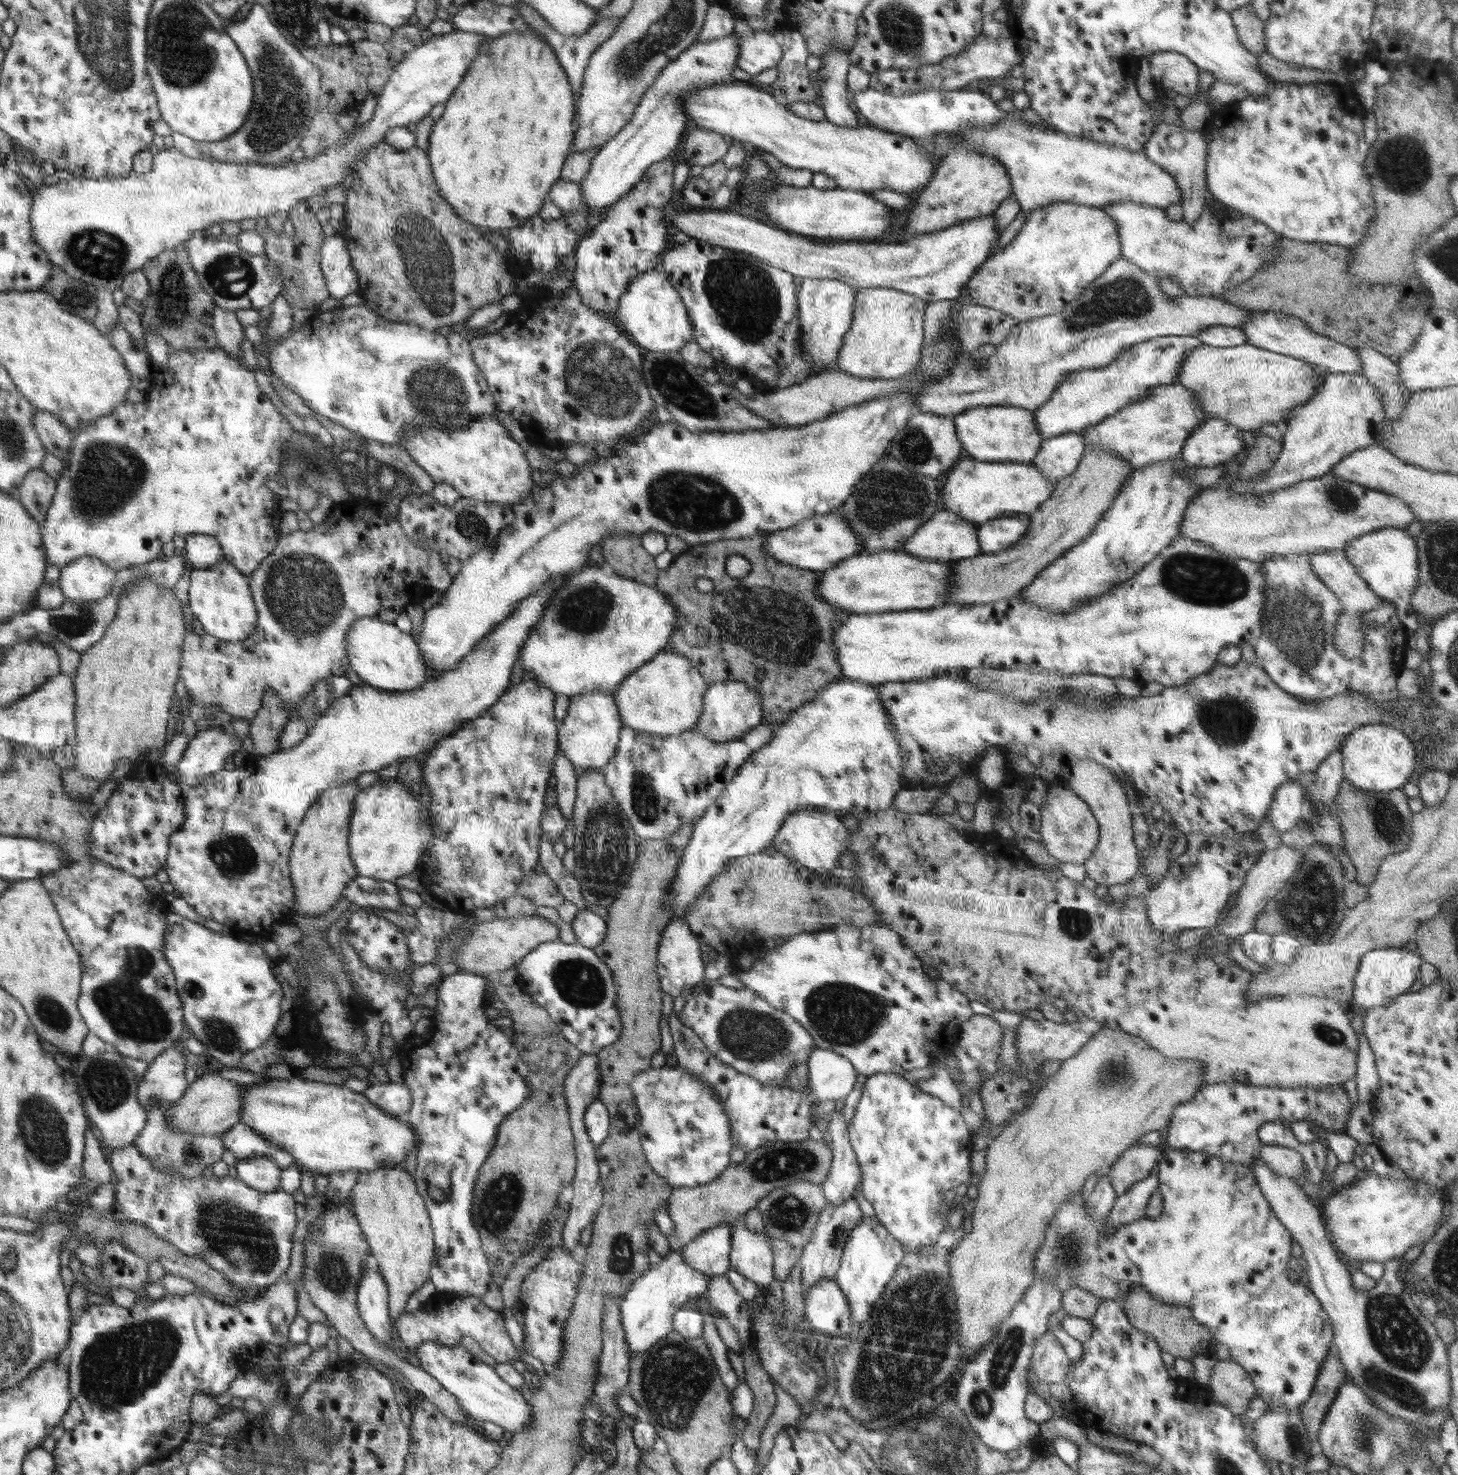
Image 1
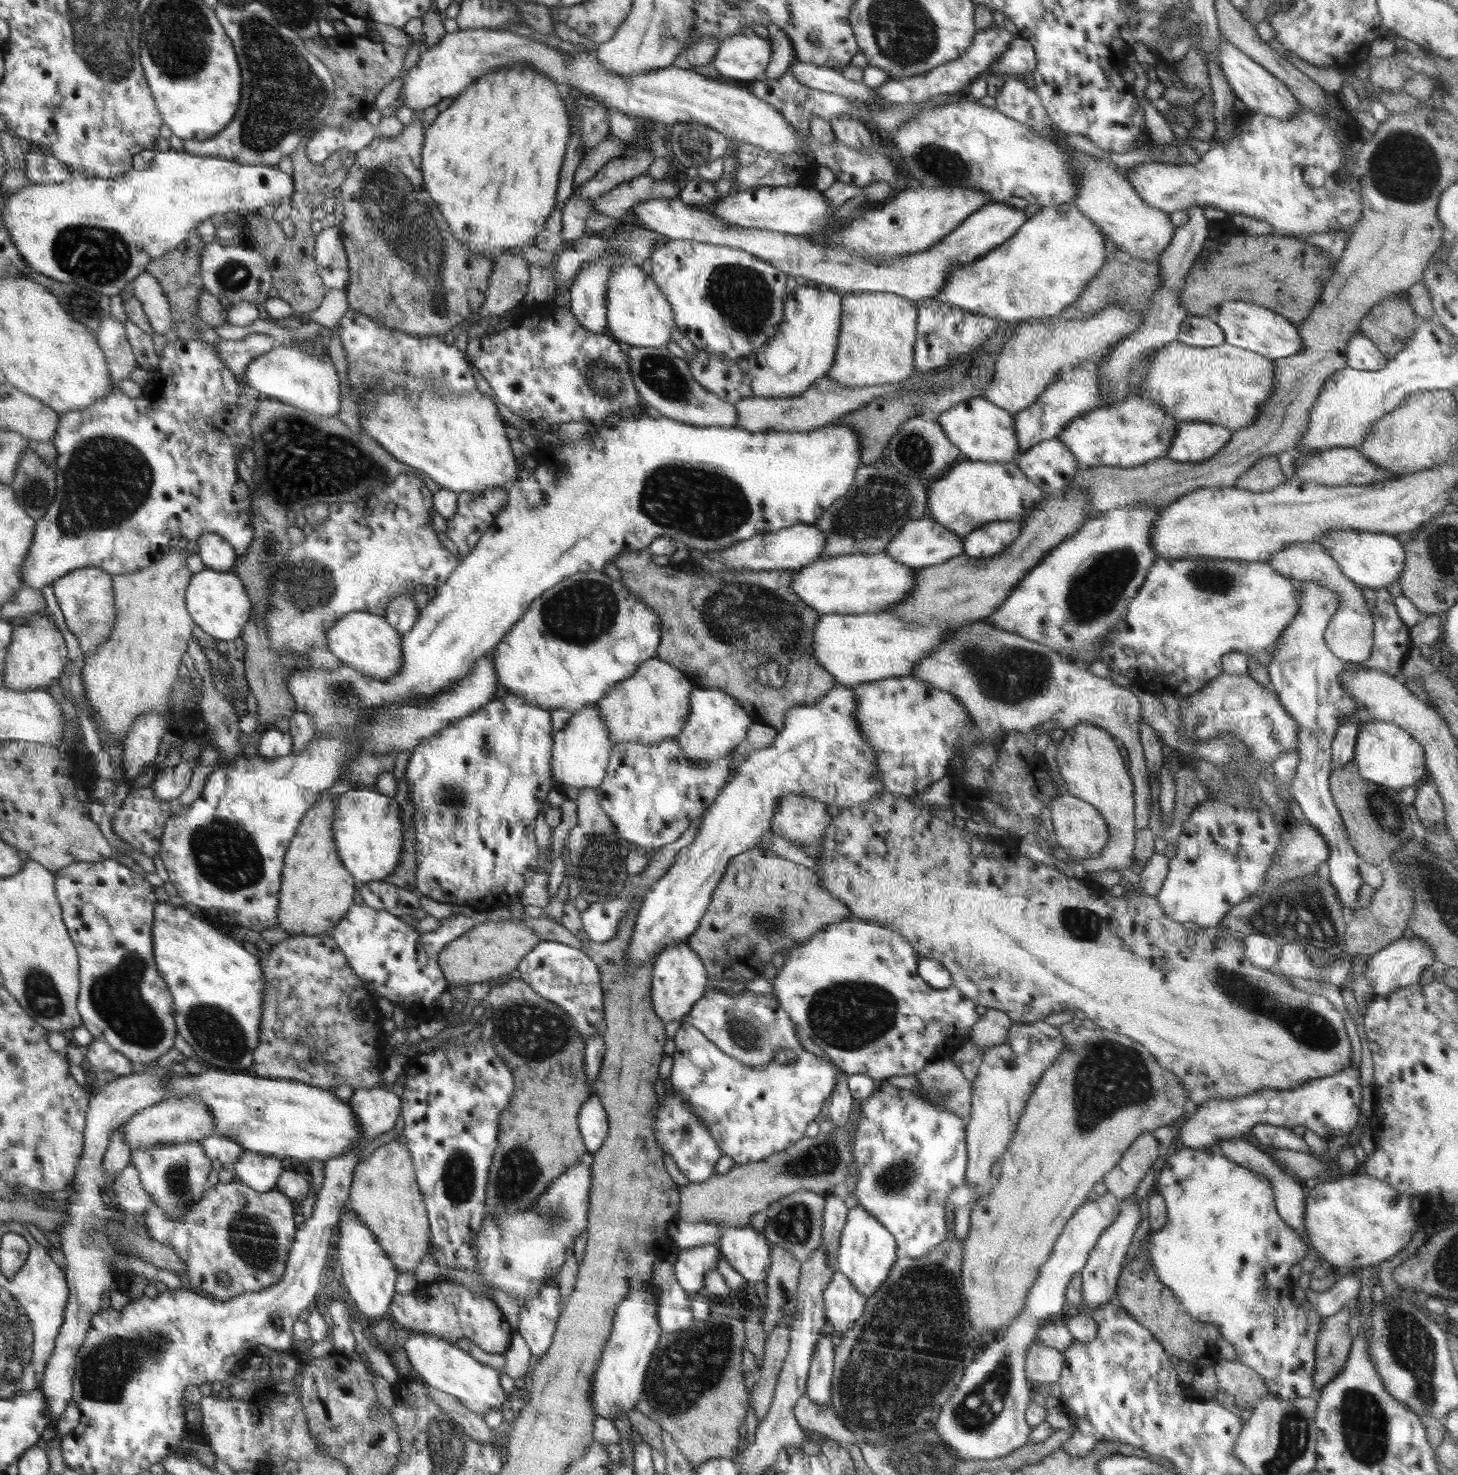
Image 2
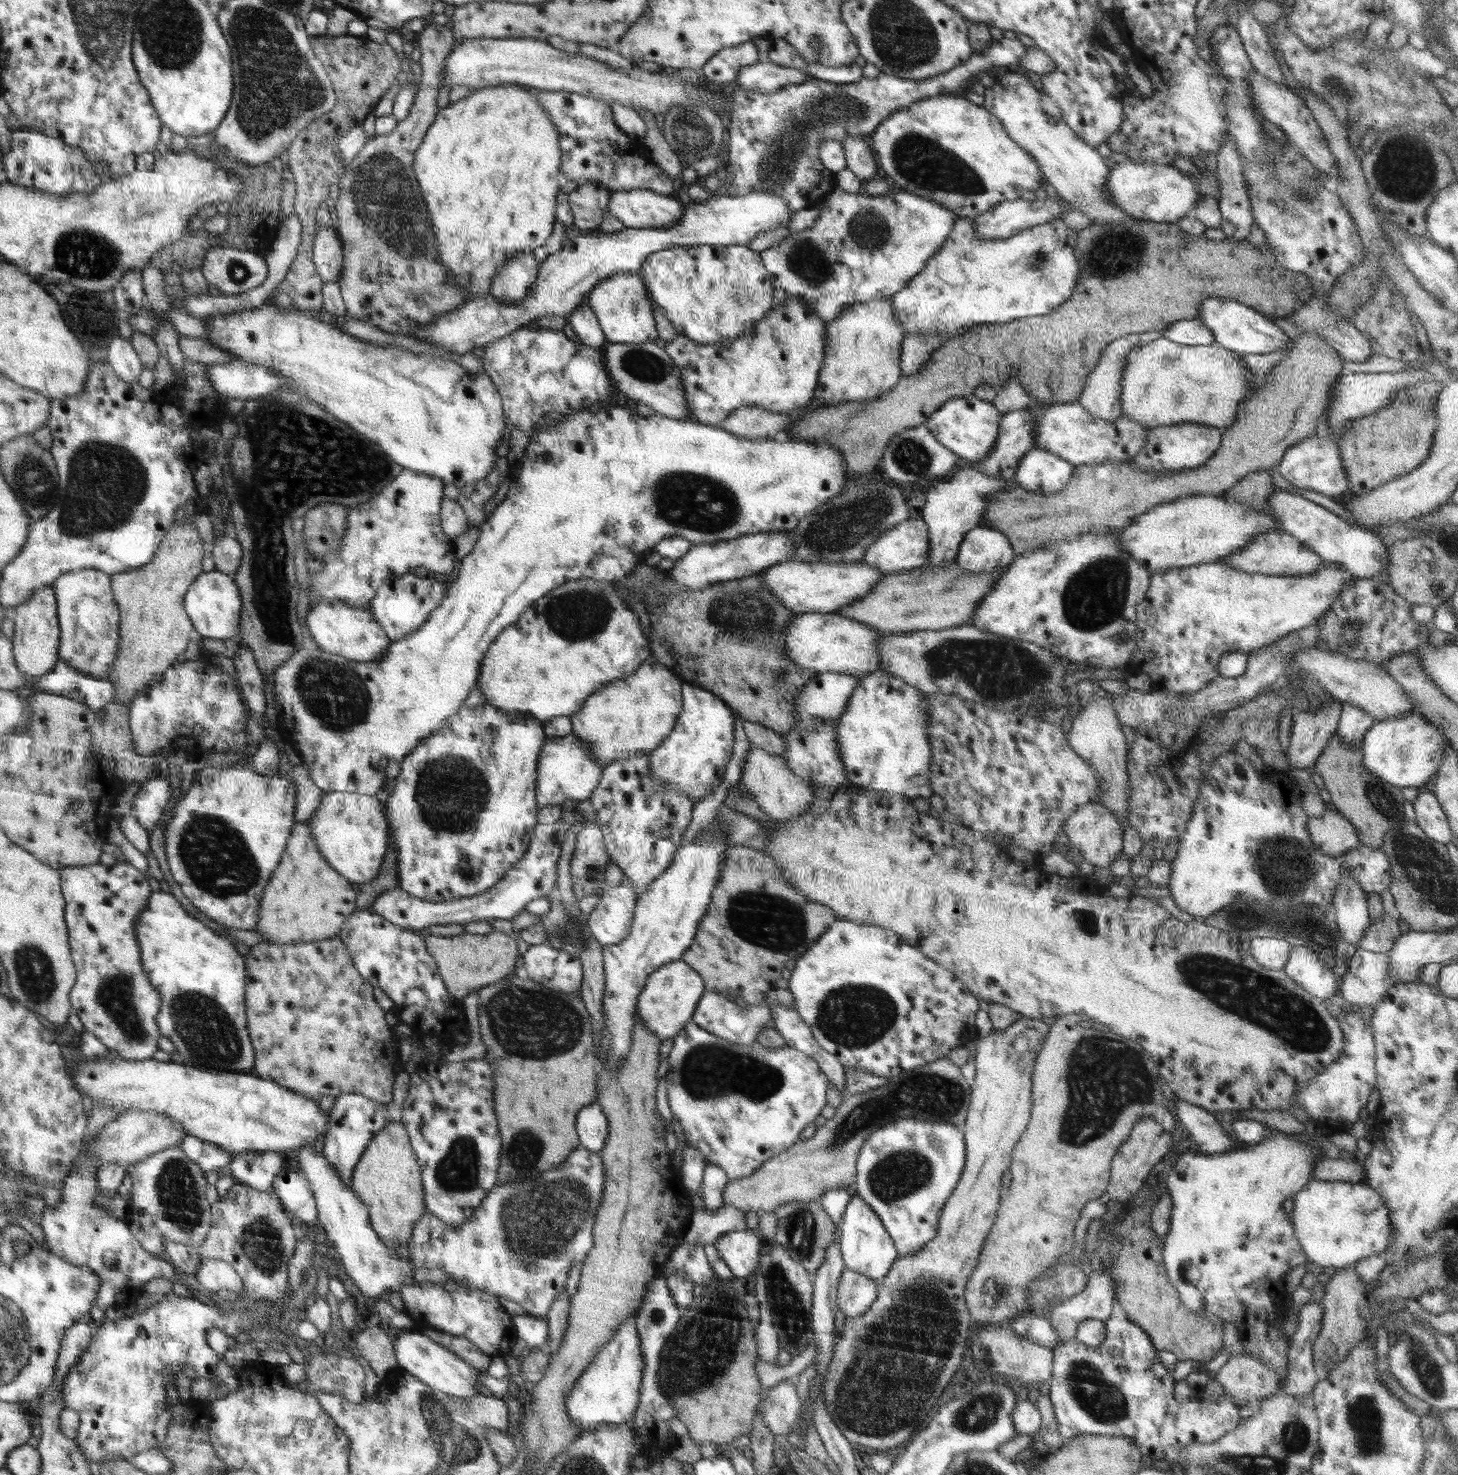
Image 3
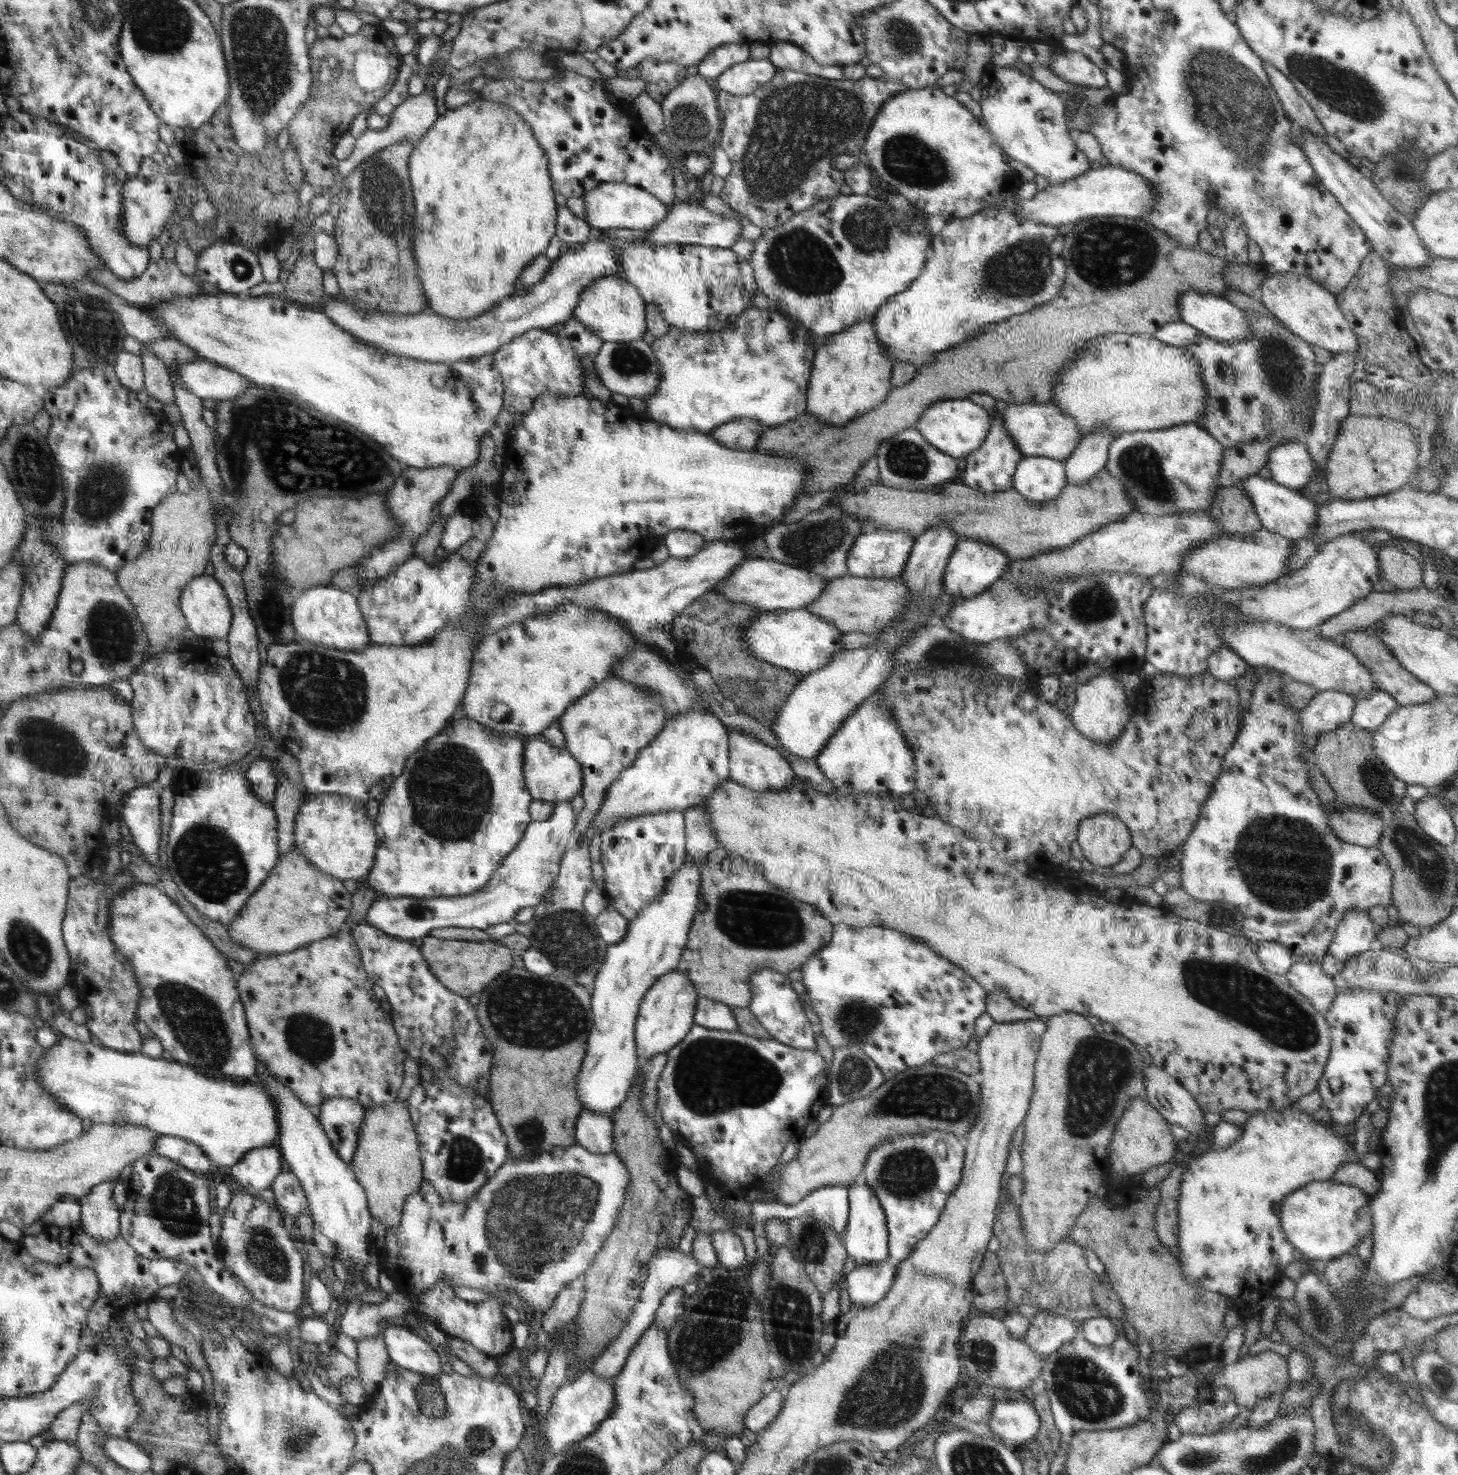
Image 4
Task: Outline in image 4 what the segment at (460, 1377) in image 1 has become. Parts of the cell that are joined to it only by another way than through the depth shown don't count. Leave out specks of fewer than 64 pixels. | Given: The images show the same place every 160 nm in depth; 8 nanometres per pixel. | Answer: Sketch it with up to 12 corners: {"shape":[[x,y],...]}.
{"shape":[[403,1326],[380,1332],[396,1365],[437,1380],[440,1356]]}

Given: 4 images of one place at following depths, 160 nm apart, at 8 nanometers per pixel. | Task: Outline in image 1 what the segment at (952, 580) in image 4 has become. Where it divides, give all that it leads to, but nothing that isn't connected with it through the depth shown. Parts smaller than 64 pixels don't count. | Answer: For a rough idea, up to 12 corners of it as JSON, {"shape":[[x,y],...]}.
{"shape":[[1030,513],[1000,516],[977,528],[982,553],[1009,549],[1028,530]]}

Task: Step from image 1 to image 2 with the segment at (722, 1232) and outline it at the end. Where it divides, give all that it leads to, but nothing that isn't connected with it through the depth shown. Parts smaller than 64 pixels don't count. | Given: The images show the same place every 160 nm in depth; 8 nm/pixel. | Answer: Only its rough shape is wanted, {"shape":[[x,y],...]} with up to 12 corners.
{"shape":[[719,1243],[676,1252],[678,1284],[692,1300],[715,1270]]}

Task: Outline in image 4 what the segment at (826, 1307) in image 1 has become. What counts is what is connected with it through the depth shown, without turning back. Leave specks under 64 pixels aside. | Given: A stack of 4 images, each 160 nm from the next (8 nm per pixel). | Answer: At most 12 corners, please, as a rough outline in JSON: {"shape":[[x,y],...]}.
{"shape":[[888,1259],[854,1267],[846,1276],[852,1306],[889,1293],[897,1265]]}

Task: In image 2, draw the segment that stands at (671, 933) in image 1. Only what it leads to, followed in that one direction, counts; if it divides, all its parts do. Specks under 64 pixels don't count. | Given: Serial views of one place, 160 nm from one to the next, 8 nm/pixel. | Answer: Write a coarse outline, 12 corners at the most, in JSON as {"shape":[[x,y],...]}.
{"shape":[[686,940],[653,962],[652,1001],[682,1021],[709,989],[708,969]]}

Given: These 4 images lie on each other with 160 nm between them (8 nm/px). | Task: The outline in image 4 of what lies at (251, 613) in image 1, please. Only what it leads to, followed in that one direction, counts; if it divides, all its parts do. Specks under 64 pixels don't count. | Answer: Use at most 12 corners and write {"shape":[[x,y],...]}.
{"shape":[[213,575],[181,594],[190,630],[207,641],[229,635],[232,602]]}

